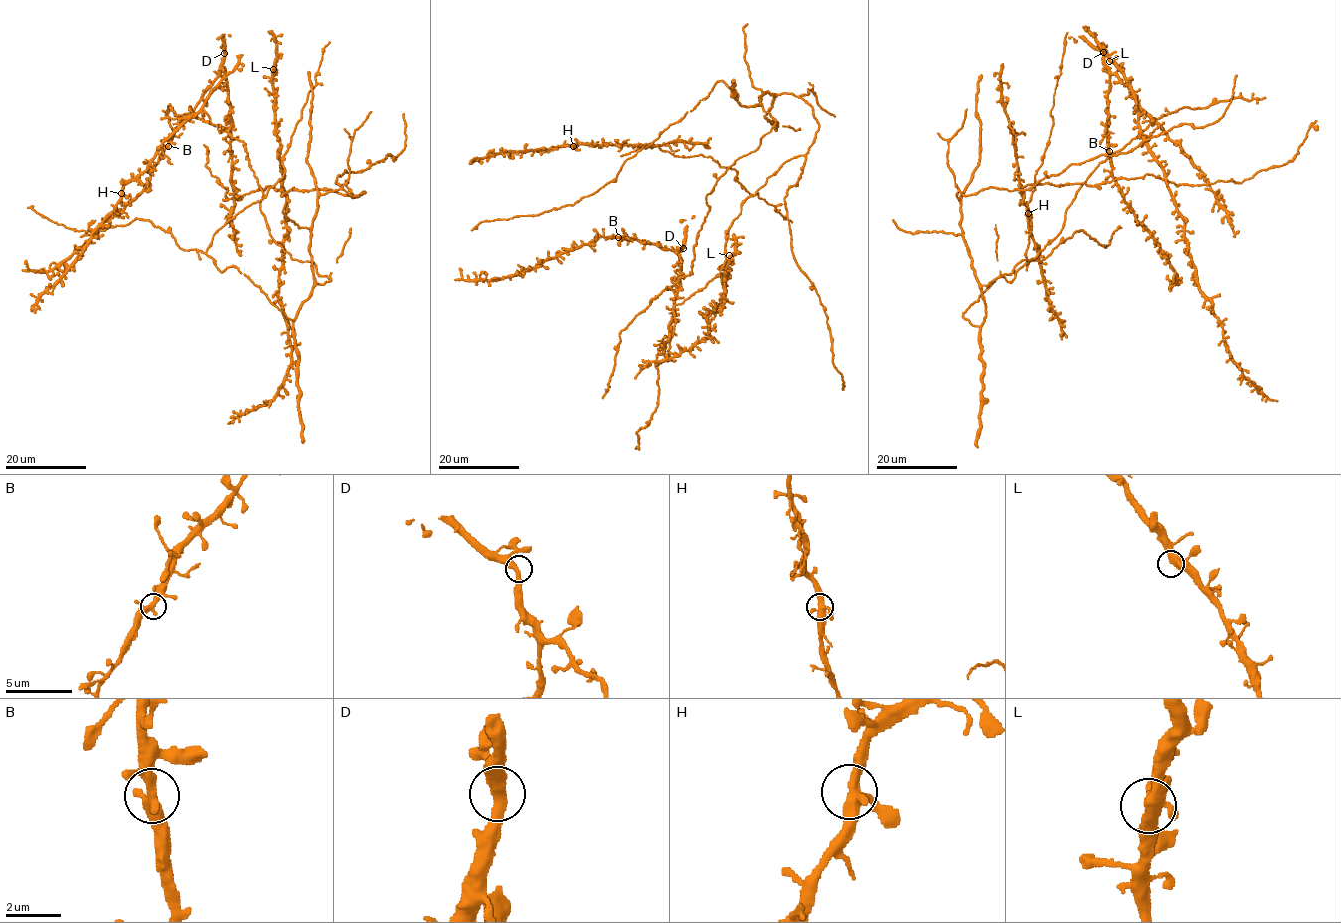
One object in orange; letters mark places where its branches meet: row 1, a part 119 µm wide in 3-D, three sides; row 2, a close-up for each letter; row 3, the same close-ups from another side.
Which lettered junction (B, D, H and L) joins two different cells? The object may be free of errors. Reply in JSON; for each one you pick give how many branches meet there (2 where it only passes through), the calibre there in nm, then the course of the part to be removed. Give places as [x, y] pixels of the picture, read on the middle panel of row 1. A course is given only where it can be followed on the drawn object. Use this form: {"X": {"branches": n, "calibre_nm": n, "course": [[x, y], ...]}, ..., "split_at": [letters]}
{"split_at": []}

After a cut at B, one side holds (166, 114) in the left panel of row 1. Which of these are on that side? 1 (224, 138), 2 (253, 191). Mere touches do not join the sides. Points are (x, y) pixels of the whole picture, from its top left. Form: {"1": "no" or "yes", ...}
{"1": "yes", "2": "no"}

